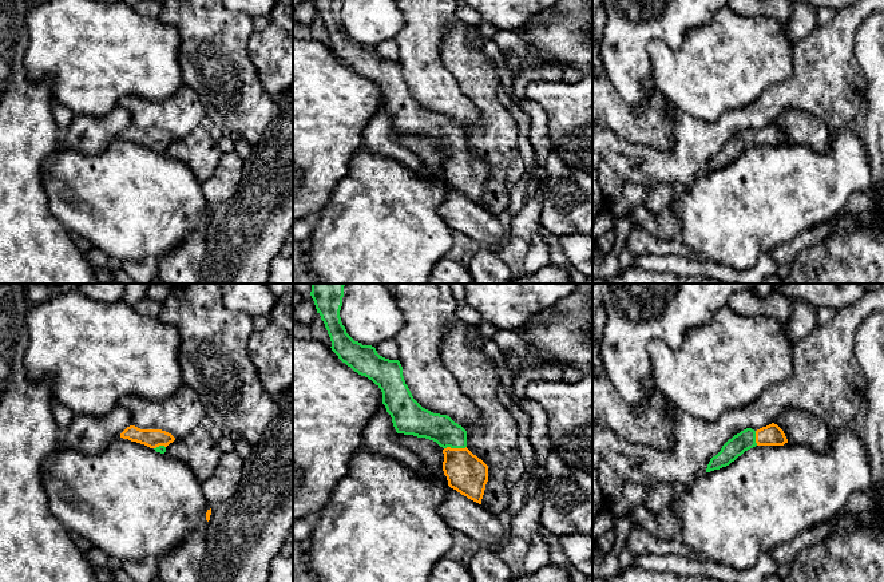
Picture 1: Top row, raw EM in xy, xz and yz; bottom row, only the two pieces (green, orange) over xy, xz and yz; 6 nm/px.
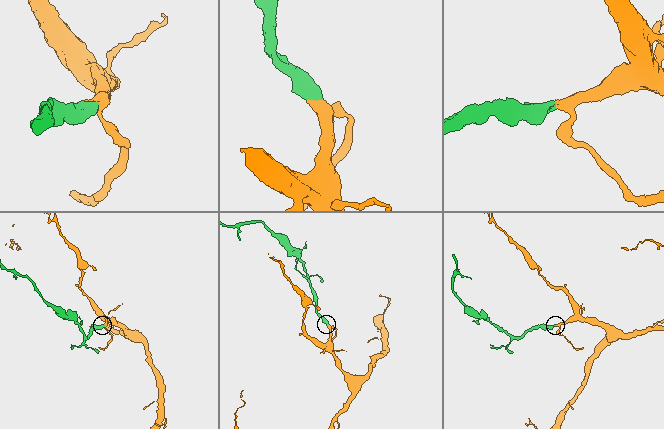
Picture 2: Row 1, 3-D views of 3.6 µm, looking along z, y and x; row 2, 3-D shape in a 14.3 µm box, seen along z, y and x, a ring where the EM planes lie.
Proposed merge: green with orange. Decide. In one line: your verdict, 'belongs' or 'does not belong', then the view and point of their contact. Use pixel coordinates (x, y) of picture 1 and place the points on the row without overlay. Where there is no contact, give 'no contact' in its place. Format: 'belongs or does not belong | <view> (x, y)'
belongs | xz (455, 147)

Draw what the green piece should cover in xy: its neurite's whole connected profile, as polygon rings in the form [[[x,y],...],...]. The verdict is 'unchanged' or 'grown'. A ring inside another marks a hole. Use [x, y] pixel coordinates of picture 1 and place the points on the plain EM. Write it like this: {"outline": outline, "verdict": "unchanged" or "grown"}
{"outline": [[[135,126],[127,127],[120,138],[128,139],[154,149],[156,153],[164,154],[166,147],[175,140],[175,138],[162,130],[140,130]]], "verdict": "grown"}

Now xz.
{"outline": [[[342,0],[313,1],[330,37],[332,51],[381,90],[382,104],[396,132],[425,138],[443,147],[443,171],[448,186],[481,205],[488,166],[467,149],[467,131],[449,116],[433,114],[413,99],[399,60],[380,56],[374,47],[362,45],[346,33],[340,17]]], "verdict": "grown"}

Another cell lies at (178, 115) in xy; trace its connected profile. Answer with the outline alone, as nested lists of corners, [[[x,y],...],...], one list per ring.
[[[189,86],[163,102],[127,95],[119,99],[119,104],[130,112],[132,126],[140,130],[162,130],[175,139],[189,135],[206,116],[201,99]]]

